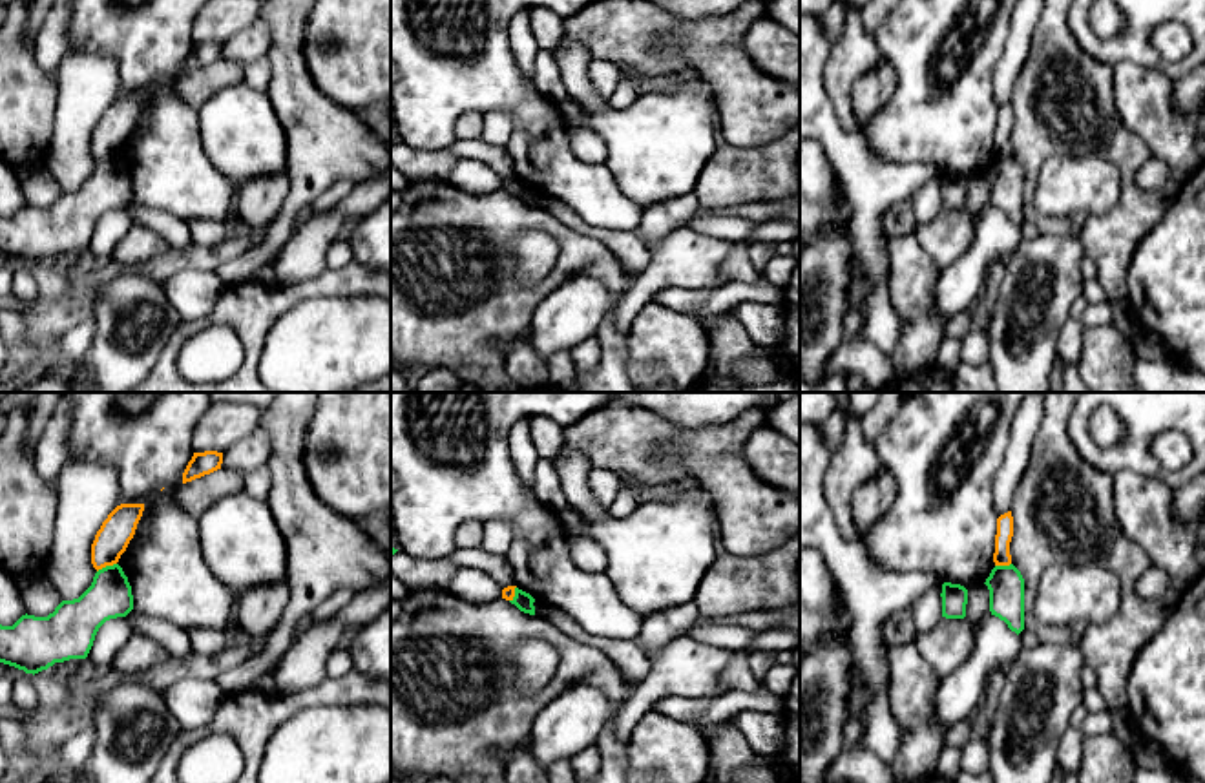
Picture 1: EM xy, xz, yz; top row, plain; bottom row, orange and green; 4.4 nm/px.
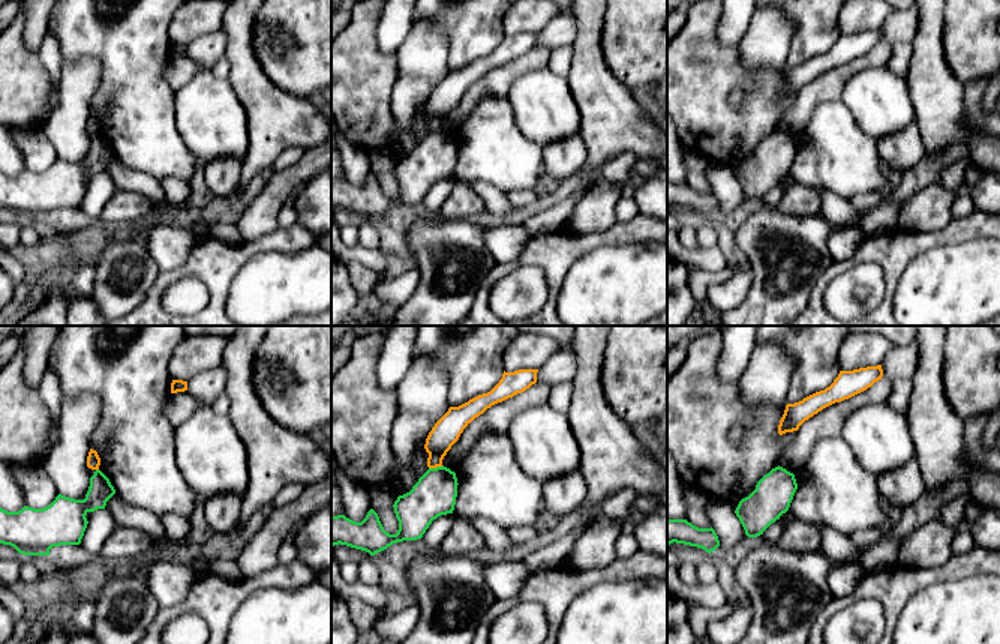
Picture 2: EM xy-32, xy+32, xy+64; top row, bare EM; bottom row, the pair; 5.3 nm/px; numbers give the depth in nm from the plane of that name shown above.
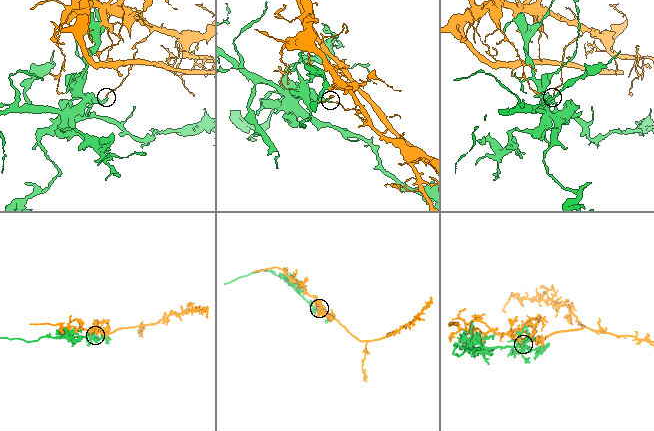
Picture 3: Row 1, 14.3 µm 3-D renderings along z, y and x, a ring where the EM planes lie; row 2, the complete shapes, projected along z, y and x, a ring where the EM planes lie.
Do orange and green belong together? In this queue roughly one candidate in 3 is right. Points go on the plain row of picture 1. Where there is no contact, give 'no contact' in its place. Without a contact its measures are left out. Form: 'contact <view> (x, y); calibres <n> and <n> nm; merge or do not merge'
contact xy (106, 156); calibres 150 and 190 nm; do not merge

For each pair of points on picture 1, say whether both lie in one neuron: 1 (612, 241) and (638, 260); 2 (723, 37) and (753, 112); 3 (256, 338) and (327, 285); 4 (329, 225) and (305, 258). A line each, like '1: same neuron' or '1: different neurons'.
1: same neuron
2: same neuron
3: same neuron
4: same neuron

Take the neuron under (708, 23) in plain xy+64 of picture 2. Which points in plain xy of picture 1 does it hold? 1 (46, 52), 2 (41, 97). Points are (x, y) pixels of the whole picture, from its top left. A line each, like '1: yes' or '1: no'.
1: no
2: yes

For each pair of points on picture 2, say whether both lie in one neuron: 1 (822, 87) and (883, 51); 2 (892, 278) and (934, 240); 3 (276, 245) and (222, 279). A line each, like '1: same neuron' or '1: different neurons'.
1: same neuron
2: same neuron
3: same neuron

